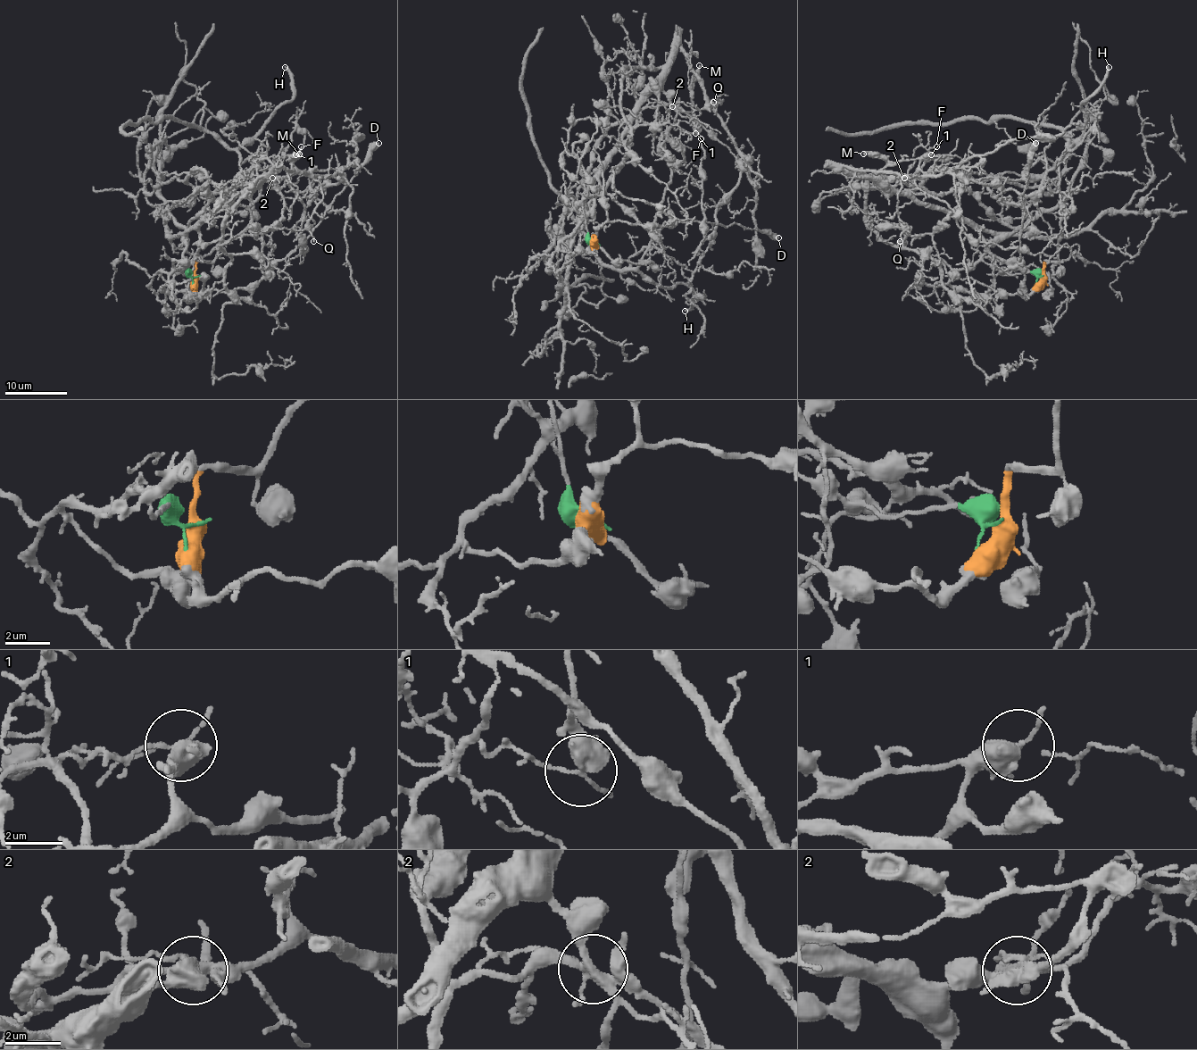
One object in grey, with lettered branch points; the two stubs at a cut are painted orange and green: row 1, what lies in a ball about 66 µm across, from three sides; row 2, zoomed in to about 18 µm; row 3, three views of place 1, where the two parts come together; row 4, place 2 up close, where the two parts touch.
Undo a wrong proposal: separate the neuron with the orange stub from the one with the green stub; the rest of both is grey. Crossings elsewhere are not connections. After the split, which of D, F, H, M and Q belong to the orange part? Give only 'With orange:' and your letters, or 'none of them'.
With orange: D, F, H, Q

